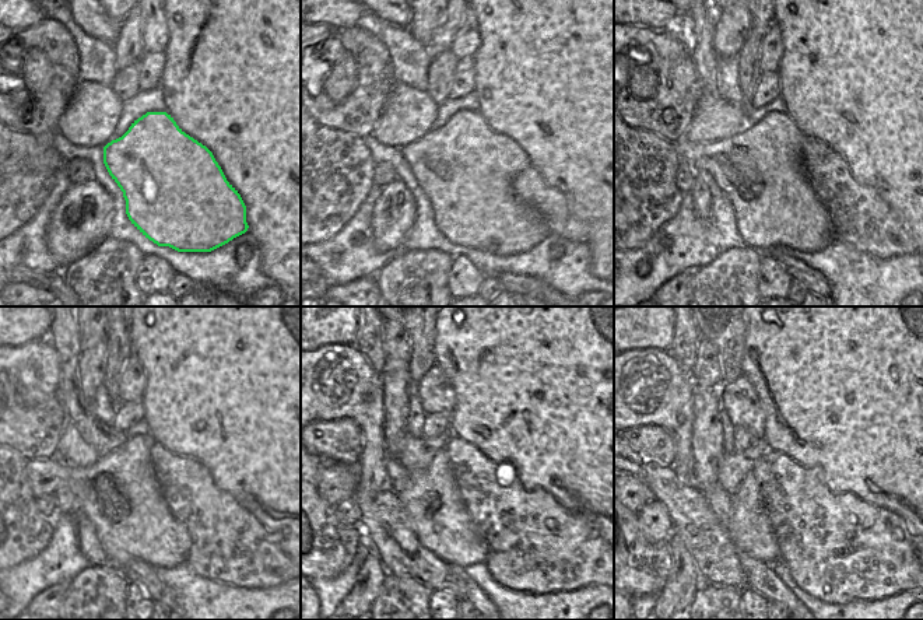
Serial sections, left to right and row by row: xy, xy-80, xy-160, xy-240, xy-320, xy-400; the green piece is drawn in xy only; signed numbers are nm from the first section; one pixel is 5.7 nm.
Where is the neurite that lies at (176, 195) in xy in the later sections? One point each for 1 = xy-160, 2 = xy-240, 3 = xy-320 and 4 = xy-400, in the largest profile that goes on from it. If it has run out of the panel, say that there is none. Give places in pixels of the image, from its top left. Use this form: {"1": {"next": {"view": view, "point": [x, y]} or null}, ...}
{"1": {"next": {"view": "xy-160", "point": [761, 172]}}, "2": {"next": {"view": "xy-240", "point": [119, 494]}}, "3": {"next": {"view": "xy-320", "point": [430, 498]}}, "4": {"next": {"view": "xy-400", "point": [750, 531]}}}

